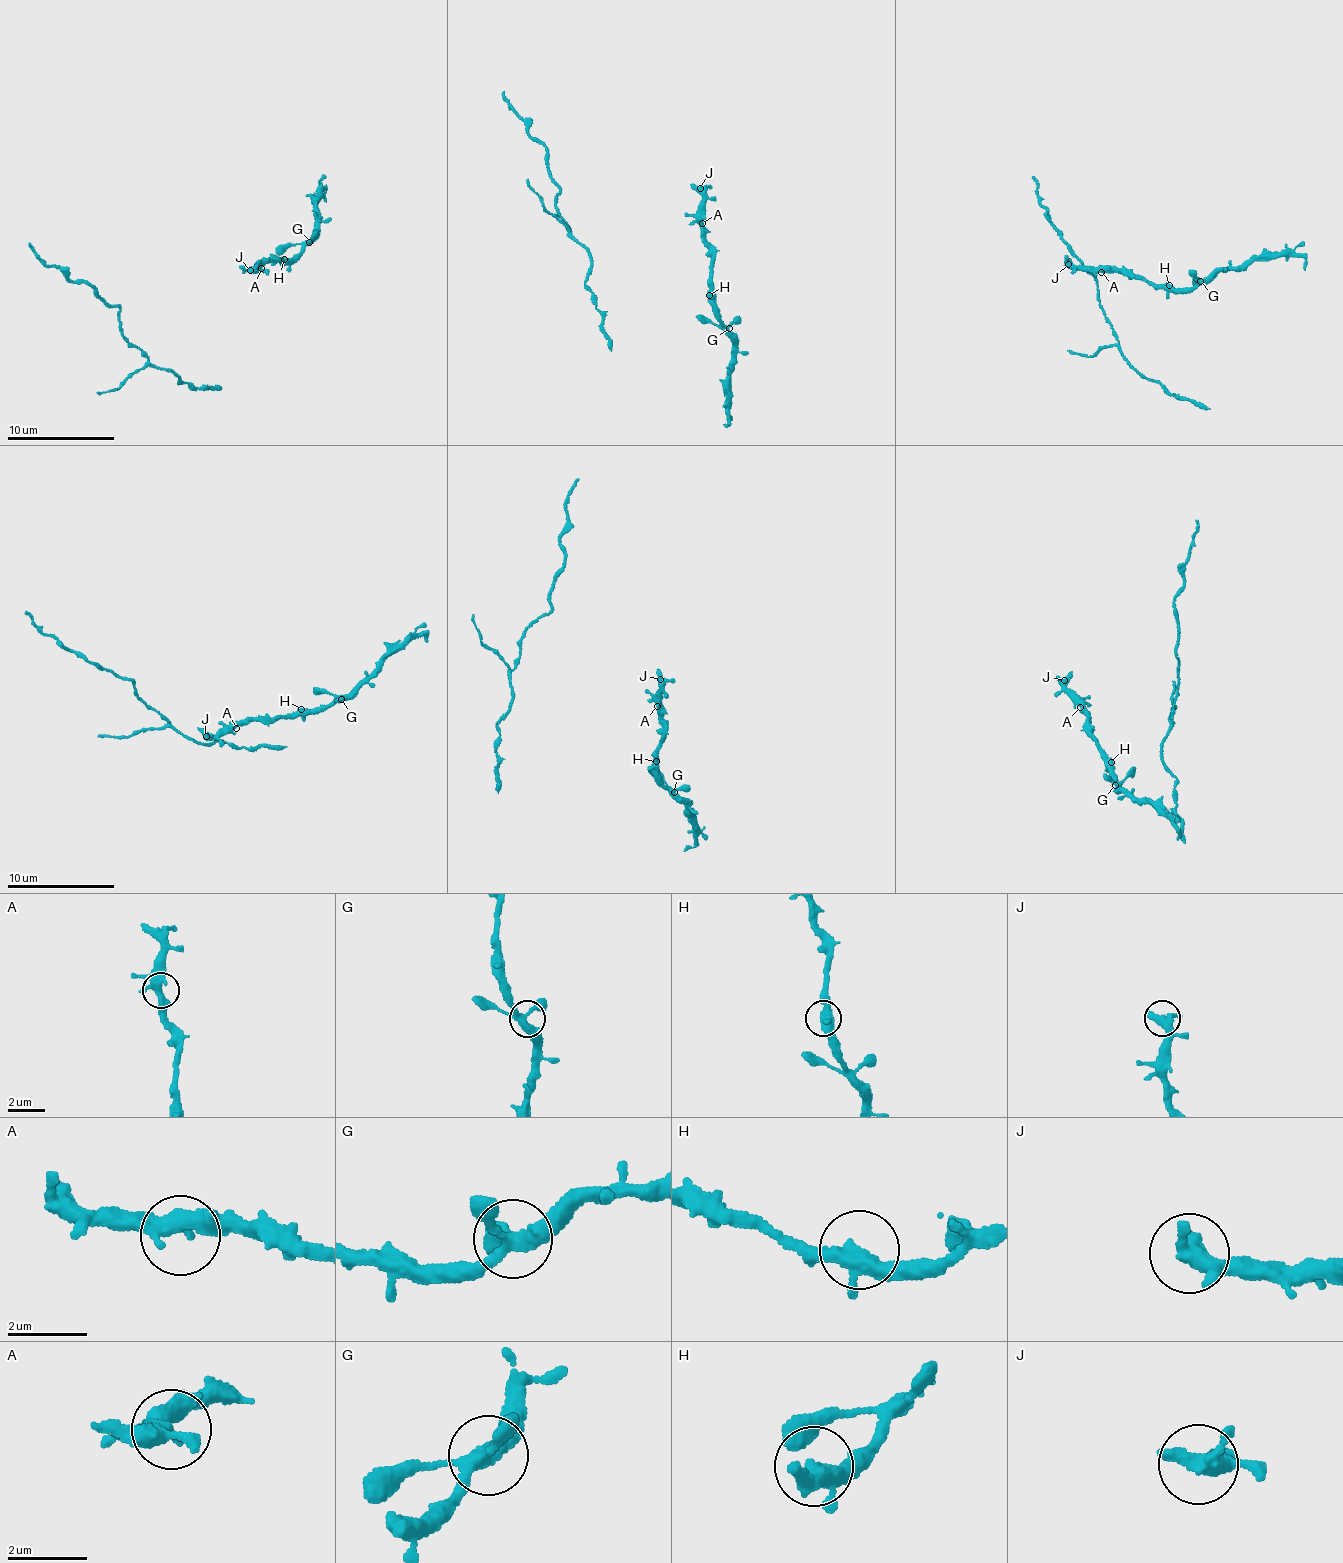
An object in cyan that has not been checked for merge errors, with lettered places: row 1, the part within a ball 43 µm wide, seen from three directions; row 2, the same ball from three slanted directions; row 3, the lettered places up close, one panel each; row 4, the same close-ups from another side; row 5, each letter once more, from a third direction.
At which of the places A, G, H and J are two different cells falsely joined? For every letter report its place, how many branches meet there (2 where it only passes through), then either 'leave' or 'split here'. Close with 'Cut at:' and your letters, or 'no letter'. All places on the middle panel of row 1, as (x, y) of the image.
A: place (702, 223); branches 3; leave
G: place (729, 328); branches 4; leave
H: place (709, 295); branches 3; leave
J: place (700, 188); branches 3; leave
Cut at: no letter

